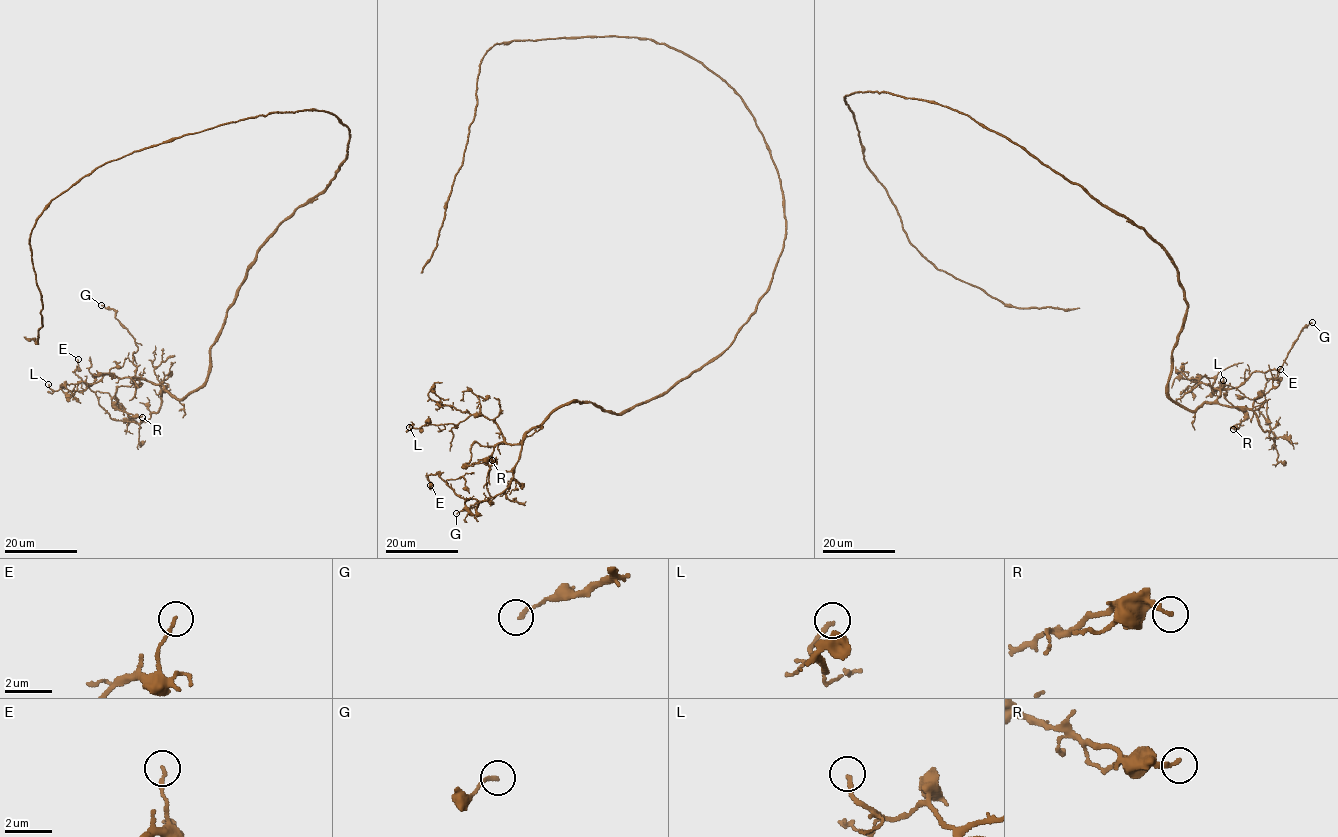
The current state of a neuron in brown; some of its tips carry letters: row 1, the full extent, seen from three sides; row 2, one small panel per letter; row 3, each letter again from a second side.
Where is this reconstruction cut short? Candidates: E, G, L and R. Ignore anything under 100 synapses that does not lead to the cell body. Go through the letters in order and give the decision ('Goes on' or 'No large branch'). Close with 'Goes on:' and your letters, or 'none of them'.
E: No large branch
G: No large branch
L: No large branch
R: No large branch
Goes on: none of them

